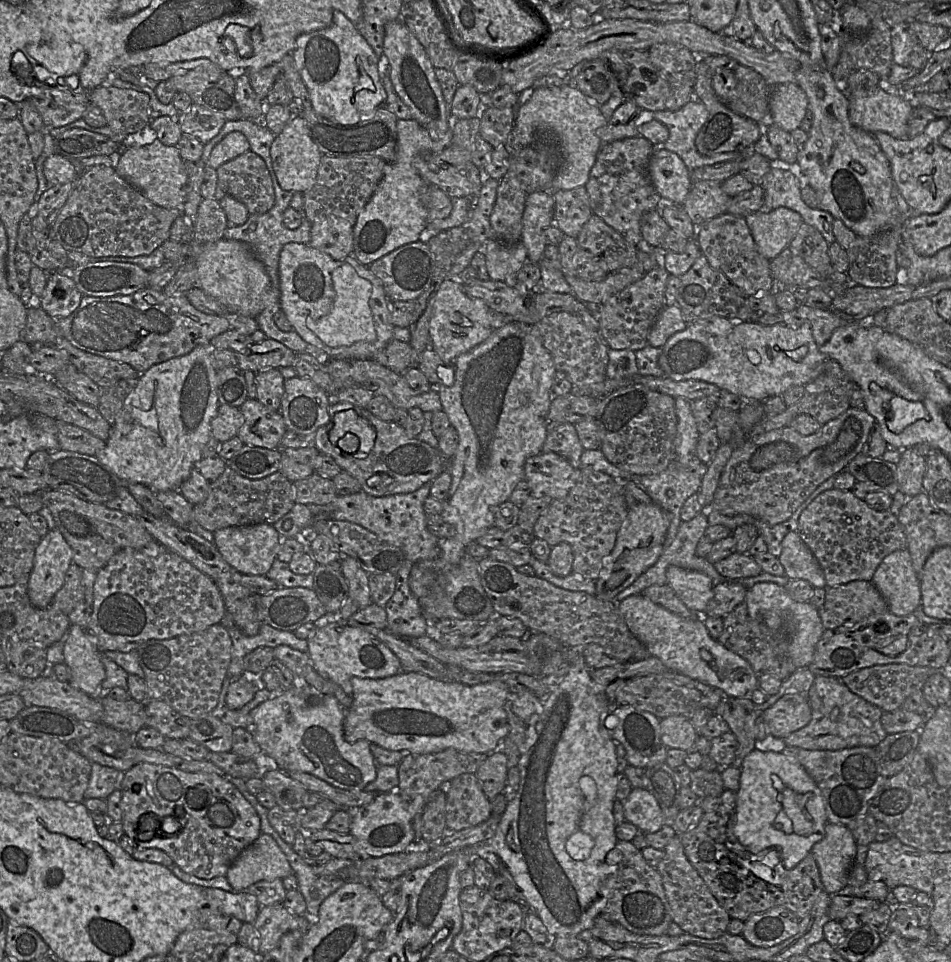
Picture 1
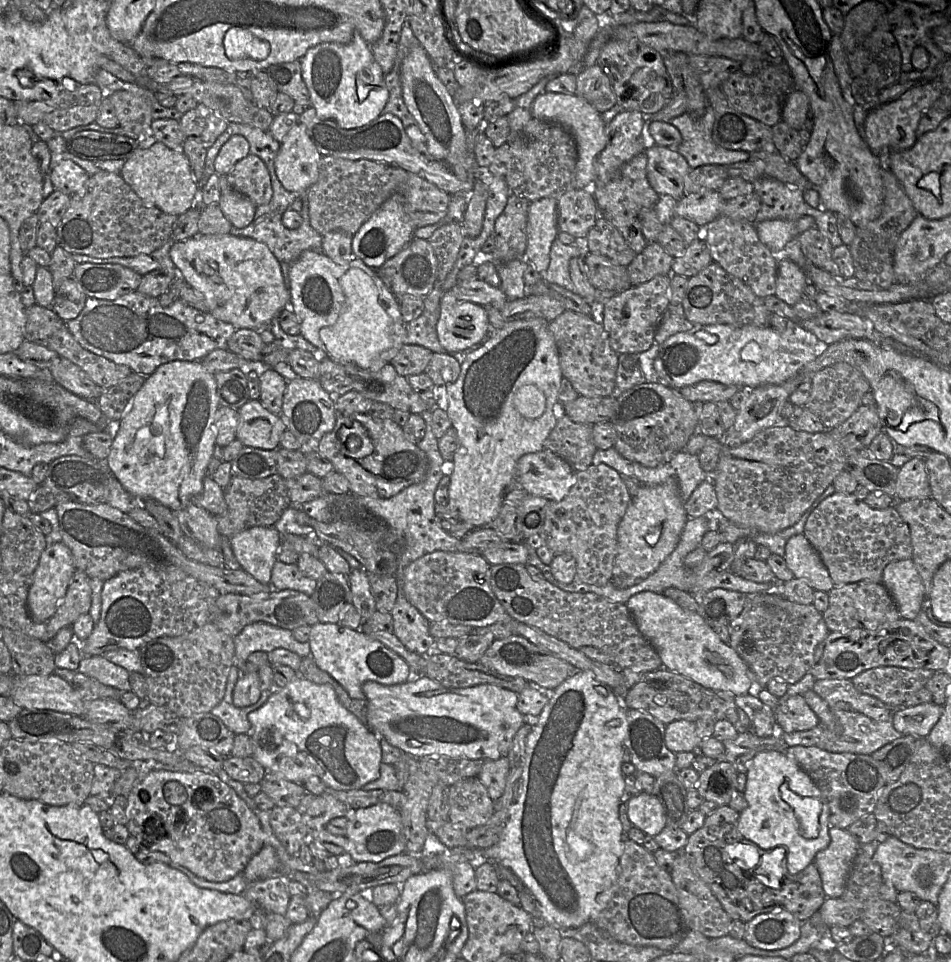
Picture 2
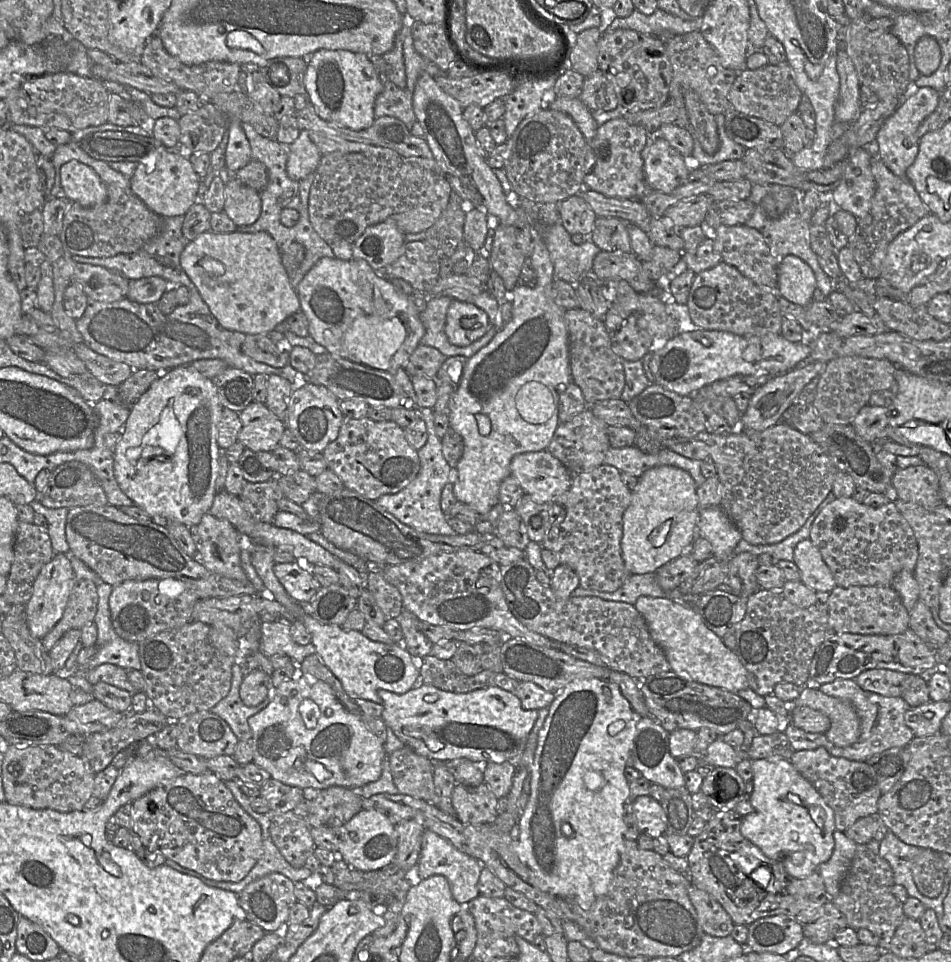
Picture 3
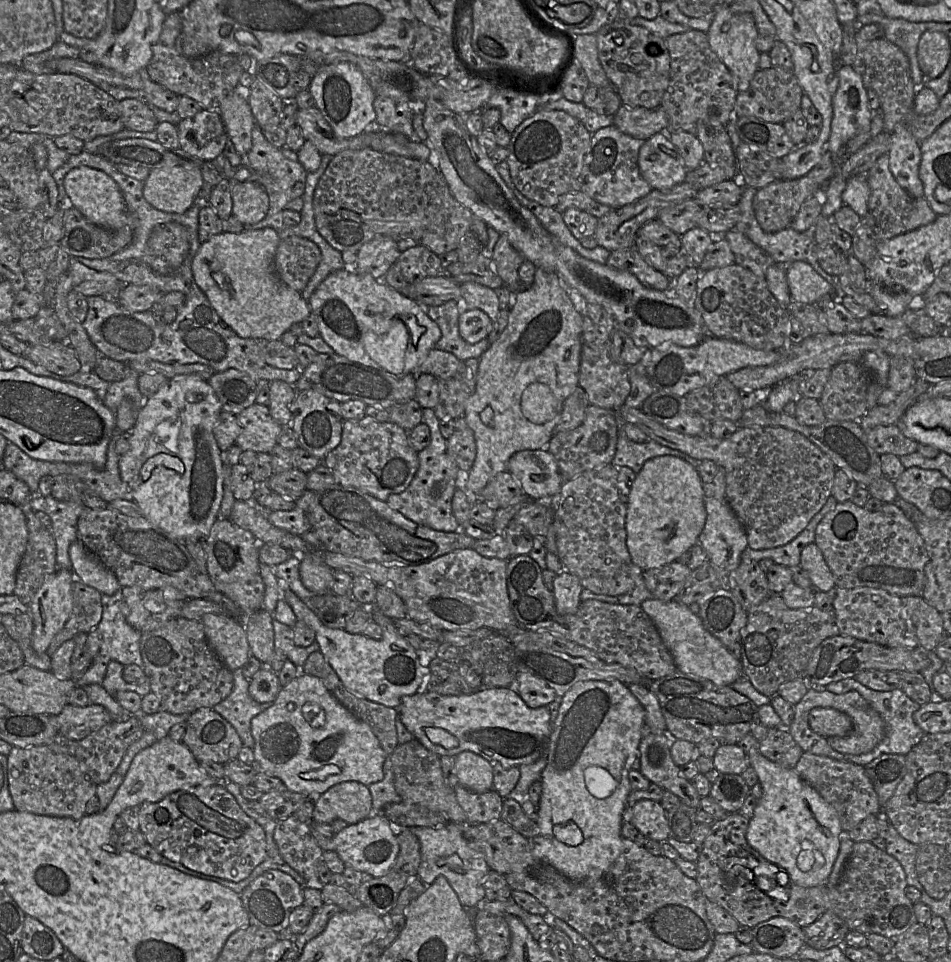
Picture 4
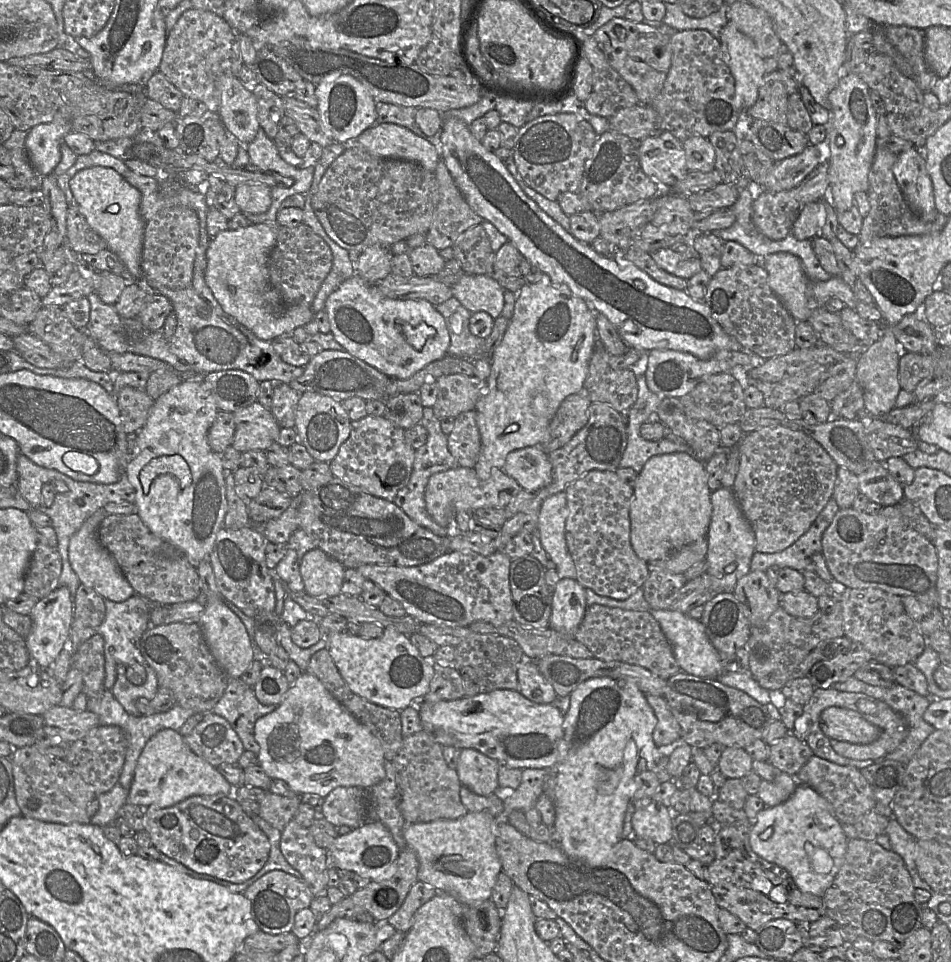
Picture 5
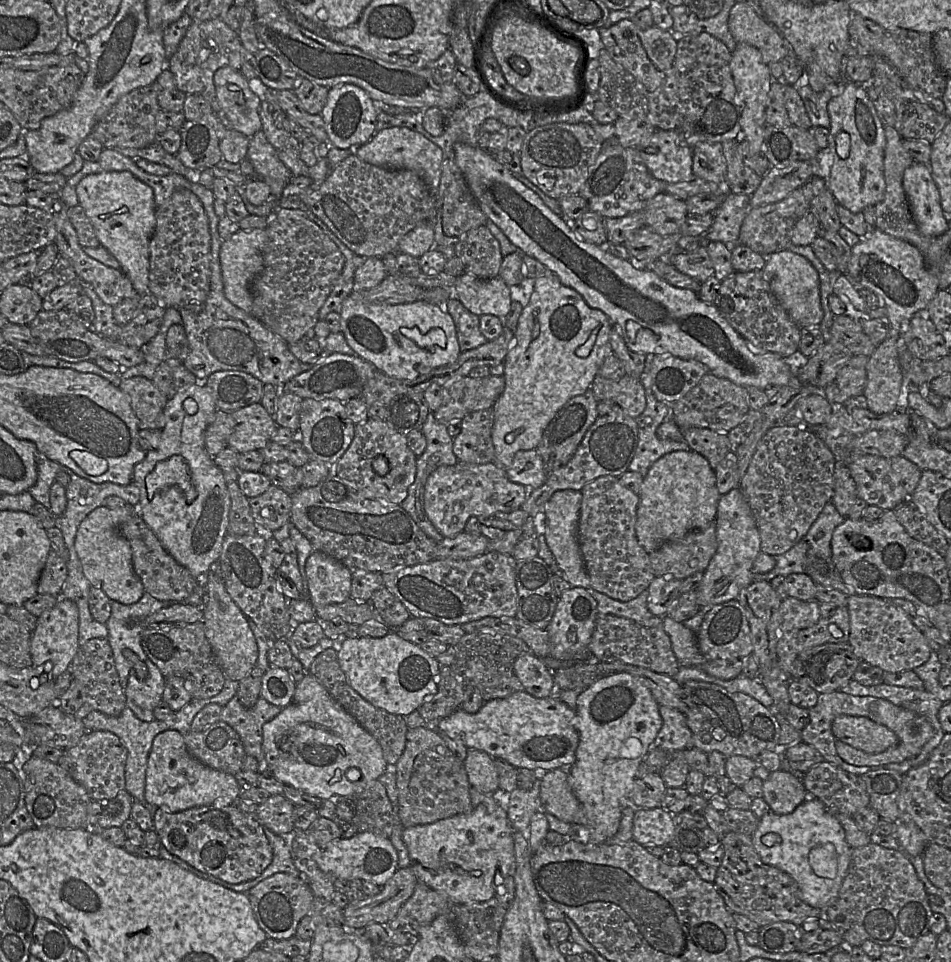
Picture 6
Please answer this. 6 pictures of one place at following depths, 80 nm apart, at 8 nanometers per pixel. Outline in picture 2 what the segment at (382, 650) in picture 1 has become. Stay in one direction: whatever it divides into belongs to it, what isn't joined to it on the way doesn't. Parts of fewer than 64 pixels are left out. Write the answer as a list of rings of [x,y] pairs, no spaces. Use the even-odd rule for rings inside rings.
[[[316,623],[311,626],[308,643],[310,655],[317,666],[333,677],[354,699],[365,700],[362,685],[367,681],[395,685],[407,681],[410,668],[397,653],[374,640],[360,629],[354,630],[338,623]]]

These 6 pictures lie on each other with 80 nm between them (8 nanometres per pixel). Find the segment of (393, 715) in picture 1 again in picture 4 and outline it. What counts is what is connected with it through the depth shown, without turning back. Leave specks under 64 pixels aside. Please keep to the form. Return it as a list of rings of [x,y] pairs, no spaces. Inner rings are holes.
[[[486,687],[458,696],[418,692],[402,697],[398,718],[414,739],[438,756],[471,751],[506,768],[543,757],[552,724],[547,707],[528,707],[514,687]]]

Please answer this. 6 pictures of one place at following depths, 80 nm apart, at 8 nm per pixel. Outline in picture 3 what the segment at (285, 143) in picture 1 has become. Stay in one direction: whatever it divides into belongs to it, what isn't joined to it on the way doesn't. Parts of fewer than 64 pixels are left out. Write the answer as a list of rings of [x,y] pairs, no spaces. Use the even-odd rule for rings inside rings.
[[[301,130],[298,138],[288,146],[286,171],[296,181],[302,181],[315,173],[322,154],[313,143],[306,130]]]

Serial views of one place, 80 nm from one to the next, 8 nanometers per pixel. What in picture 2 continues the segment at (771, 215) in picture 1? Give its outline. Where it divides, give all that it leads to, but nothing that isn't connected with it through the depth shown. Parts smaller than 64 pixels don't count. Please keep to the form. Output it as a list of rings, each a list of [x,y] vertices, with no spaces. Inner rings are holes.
[[[808,215],[796,221],[771,219],[755,224],[759,239],[773,254],[781,252],[788,242],[812,227],[817,227],[815,219]]]

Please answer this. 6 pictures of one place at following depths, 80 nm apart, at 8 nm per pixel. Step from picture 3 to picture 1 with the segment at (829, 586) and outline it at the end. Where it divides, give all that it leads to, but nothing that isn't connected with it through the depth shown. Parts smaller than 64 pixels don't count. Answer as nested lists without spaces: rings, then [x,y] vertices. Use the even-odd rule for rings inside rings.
[[[796,531],[789,532],[782,540],[778,558],[787,577],[806,580],[815,588],[827,587],[818,560]]]

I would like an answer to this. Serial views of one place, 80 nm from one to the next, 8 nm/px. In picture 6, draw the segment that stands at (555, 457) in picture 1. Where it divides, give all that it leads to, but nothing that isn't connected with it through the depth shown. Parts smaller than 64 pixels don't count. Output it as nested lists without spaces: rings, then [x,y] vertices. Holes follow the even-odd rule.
[[[536,449],[518,451],[511,466],[505,470],[510,481],[529,490],[541,487],[547,479],[544,462]]]

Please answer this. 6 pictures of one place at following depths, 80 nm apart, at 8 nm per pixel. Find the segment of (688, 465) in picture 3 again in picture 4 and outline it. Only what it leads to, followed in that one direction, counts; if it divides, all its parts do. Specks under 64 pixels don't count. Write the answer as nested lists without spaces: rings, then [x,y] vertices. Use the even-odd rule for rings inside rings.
[[[619,421],[619,432],[618,441],[616,445],[616,452],[613,457],[611,464],[615,467],[628,467],[638,474],[644,463],[657,456],[675,456],[681,458],[687,463],[691,464],[696,469],[698,468],[701,461],[689,457],[687,454],[663,446],[657,442],[649,440],[643,443],[636,443],[627,438],[626,434],[620,429]]]

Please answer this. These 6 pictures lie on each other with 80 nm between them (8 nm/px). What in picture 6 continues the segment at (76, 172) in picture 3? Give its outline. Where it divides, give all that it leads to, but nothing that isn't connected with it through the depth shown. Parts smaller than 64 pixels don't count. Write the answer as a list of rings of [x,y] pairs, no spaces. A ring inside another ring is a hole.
[[[106,171],[85,176],[76,186],[79,204],[90,219],[100,245],[120,263],[140,296],[149,291],[149,243],[156,225],[153,189],[128,171]]]

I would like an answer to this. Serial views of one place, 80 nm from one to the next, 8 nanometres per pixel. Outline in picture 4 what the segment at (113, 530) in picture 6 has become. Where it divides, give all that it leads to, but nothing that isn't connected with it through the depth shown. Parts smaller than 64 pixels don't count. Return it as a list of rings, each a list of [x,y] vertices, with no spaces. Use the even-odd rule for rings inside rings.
[[[80,541],[71,544],[69,558],[74,577],[82,583],[106,595],[114,595],[121,590],[116,576],[91,555]]]

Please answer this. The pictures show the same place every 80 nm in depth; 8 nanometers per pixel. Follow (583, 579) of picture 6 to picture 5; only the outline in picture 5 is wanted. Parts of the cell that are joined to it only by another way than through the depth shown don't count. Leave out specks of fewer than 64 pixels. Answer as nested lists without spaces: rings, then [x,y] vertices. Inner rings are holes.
[[[565,492],[547,497],[539,512],[538,532],[543,548],[556,564],[560,579],[576,579],[574,561],[565,539],[565,524],[568,516]]]

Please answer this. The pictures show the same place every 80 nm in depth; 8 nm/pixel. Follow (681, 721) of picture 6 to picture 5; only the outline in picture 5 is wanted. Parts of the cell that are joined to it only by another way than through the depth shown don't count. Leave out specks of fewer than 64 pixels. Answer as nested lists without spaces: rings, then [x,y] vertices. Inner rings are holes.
[[[651,694],[644,695],[657,718],[657,724],[653,731],[655,745],[667,746],[681,739],[679,724],[671,713],[665,699]]]

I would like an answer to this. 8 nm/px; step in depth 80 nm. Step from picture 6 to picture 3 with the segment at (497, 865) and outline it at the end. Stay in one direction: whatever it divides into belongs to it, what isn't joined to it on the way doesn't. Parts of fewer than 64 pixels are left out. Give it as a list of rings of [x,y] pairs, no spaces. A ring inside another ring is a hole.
[[[425,830],[422,836],[421,852],[417,863],[417,875],[426,879],[433,875],[443,875],[447,878],[453,897],[459,903],[468,903],[480,895],[478,883],[482,863],[457,850],[450,842],[430,830]]]

